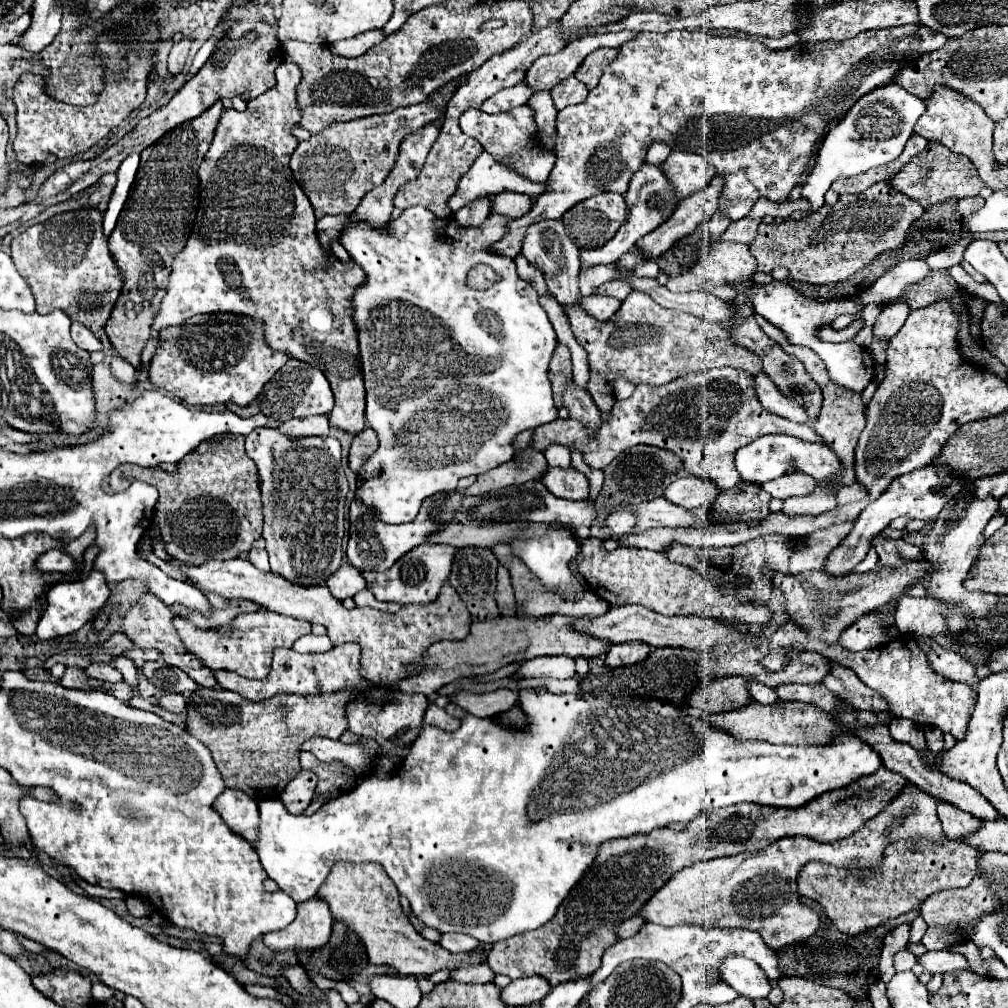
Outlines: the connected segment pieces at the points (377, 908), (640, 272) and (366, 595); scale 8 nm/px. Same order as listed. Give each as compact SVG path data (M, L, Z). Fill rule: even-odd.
M336 863L330 871L330 877L318 891L318 897L330 905L336 921L346 923L348 929L354 929L354 933L358 933L358 937L366 945L370 963L388 965L400 975L428 977L440 969L456 971L462 967L480 965L486 959L484 949L474 949L470 953L450 953L438 943L424 939L408 921L406 913L400 907L394 883L378 863Z
M644 261L644 265L634 267L634 273L638 277L656 277L660 273L660 269L658 269L658 265L654 261Z
M368 589L360 591L354 595L354 601L358 607L374 607L374 609L380 609L380 611L390 611L390 603L384 603L384 601L378 601Z

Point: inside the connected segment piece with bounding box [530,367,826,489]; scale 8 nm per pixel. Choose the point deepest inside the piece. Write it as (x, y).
(704, 418)

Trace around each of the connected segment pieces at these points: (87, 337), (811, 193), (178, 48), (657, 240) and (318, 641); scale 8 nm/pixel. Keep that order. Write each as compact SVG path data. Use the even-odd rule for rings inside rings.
M72 323L72 339L78 347L86 349L86 351L102 351L102 343L94 337L94 333L90 329L86 329L82 323Z
M894 83L860 97L860 101L856 101L856 105L826 133L824 141L820 143L816 163L806 183L802 185L802 197L808 201L810 213L824 205L824 193L836 179L856 177L872 167L886 165L900 157L906 141L914 133L916 121L924 111L926 105L922 99L904 93L904 89L898 89L898 85Z
M182 39L182 41L174 43L174 47L172 47L172 51L170 51L170 57L168 57L168 73L170 73L170 75L182 73L190 45L192 45L190 39Z
M714 177L706 189L682 199L676 211L670 215L670 221L664 221L658 229L654 229L654 233L644 235L636 243L636 249L648 259L660 257L678 239L690 235L700 221L714 213L714 209L718 209L718 177Z
M302 635L296 643L294 643L294 651L298 653L326 653L330 651L330 647L334 647L328 639L328 635Z

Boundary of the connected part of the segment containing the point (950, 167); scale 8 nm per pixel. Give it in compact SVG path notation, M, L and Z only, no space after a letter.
M928 143L926 149L912 157L892 179L888 179L890 187L914 201L918 201L924 209L936 203L942 203L950 197L964 199L964 197L974 197L980 193L984 187L984 181L978 177L978 171L974 169L972 161L966 155L952 153L950 149L938 145L938 143Z

